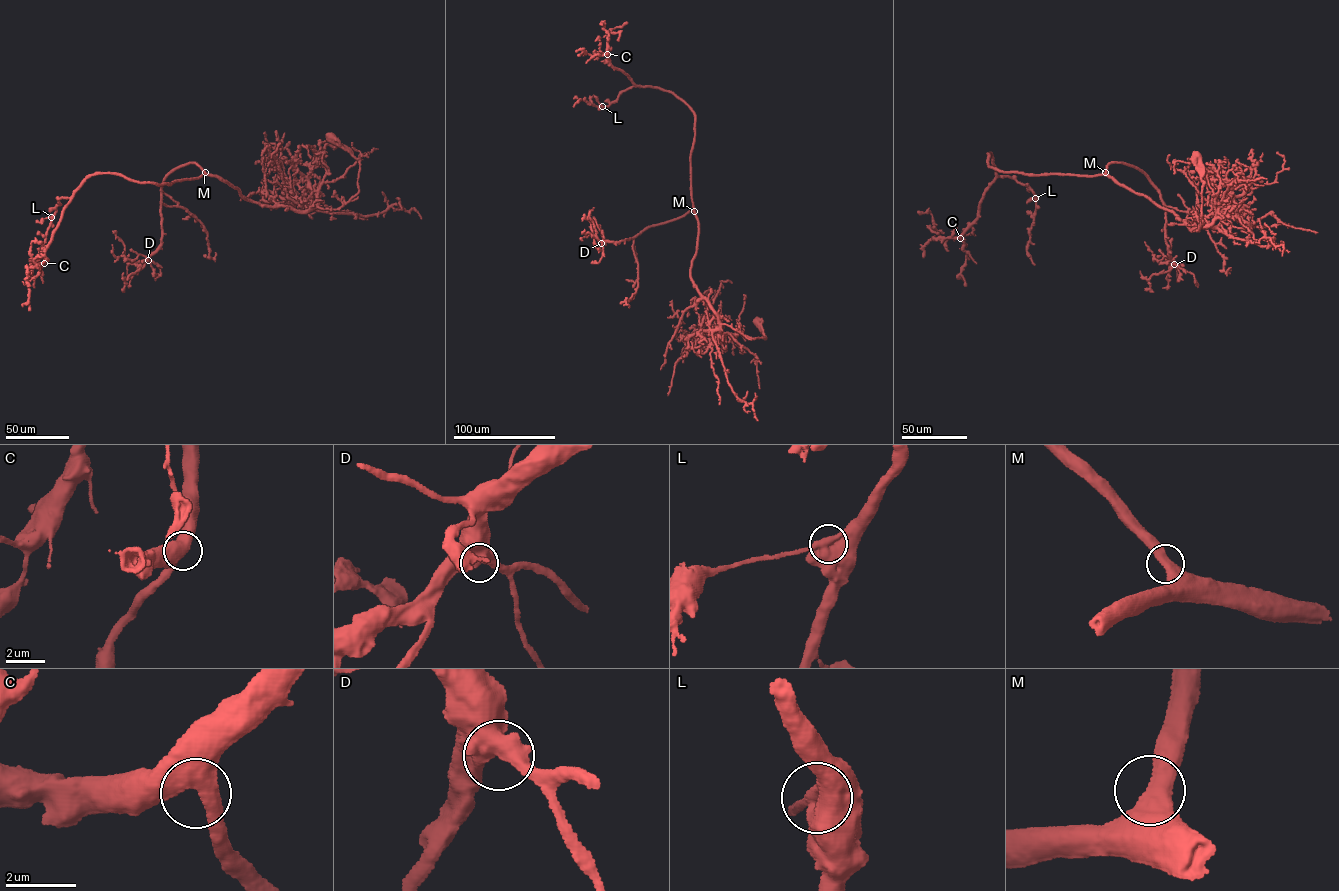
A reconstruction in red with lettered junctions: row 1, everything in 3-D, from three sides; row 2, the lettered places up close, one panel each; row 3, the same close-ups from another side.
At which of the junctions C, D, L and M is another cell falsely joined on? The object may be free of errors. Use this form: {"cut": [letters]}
{"cut": []}

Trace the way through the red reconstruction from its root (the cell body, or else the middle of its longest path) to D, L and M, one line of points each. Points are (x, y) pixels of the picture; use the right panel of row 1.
D: (1197, 158), (1199, 231), (1106, 172), (1110, 163), (1123, 162), (1157, 189), (1174, 264)
L: (1197, 158), (1199, 231), (1105, 175), (999, 171), (988, 166), (988, 153), (997, 176), (1026, 185), (1035, 197)
M: (1197, 158), (1195, 164), (1203, 182), (1199, 231), (1202, 227), (1190, 228), (1172, 212), (1120, 186), (1105, 172)

